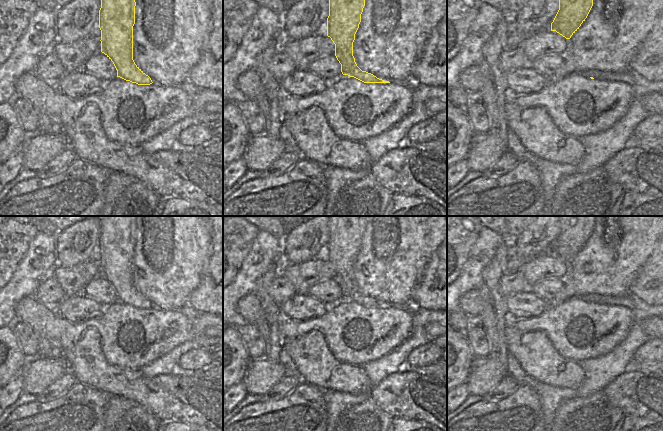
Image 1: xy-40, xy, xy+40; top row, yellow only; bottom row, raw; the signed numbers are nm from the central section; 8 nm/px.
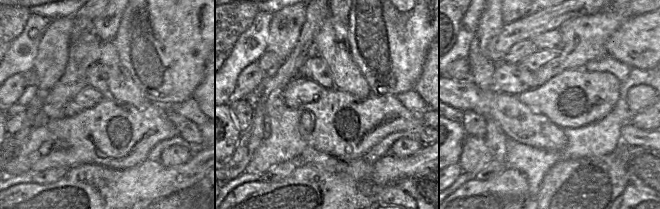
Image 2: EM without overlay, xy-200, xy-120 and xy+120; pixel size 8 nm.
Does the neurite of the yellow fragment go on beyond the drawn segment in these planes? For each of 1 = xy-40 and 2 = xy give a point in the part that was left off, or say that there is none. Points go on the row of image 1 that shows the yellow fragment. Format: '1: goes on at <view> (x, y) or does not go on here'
1: does not go on here
2: does not go on here

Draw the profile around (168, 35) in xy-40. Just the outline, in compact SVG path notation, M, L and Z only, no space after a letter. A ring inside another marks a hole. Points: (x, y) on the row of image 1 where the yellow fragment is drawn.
M135 0L133 26L133 60L153 83L166 87L179 87L189 79L189 72L197 64L203 46L211 32L223 19L223 0Z

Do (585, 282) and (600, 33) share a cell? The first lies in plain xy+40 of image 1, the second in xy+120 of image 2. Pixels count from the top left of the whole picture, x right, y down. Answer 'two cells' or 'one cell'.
one cell

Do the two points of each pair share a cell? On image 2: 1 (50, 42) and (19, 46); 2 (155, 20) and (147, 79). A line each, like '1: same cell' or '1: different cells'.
1: different cells
2: same cell

